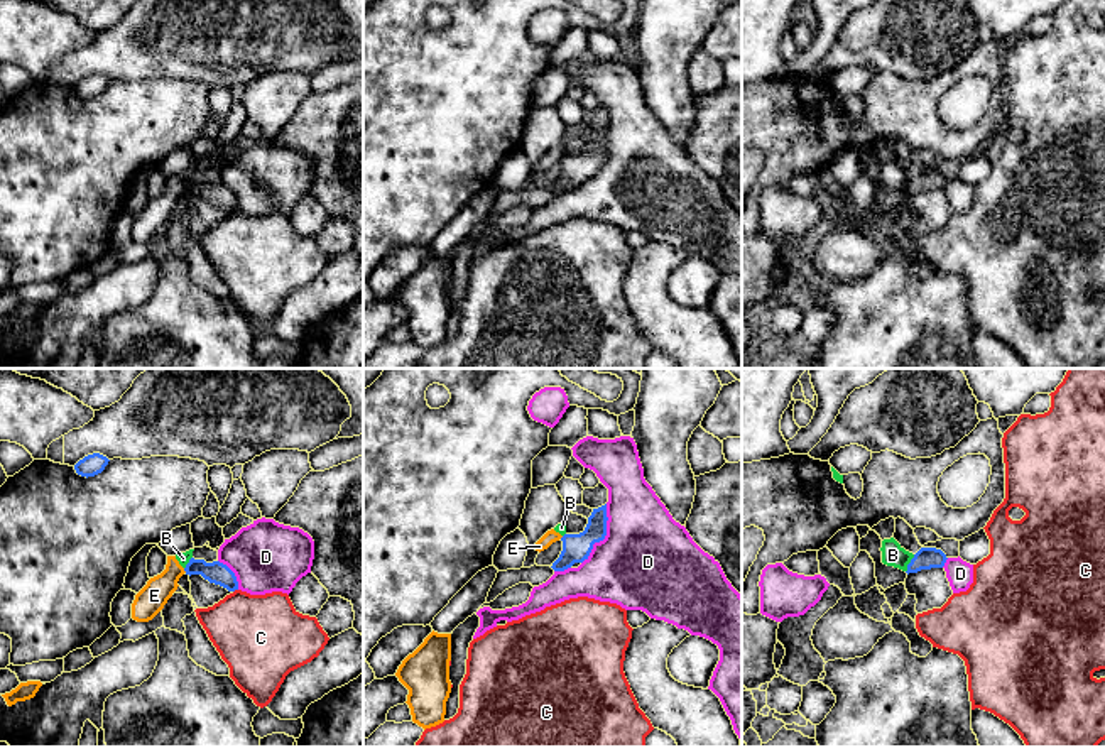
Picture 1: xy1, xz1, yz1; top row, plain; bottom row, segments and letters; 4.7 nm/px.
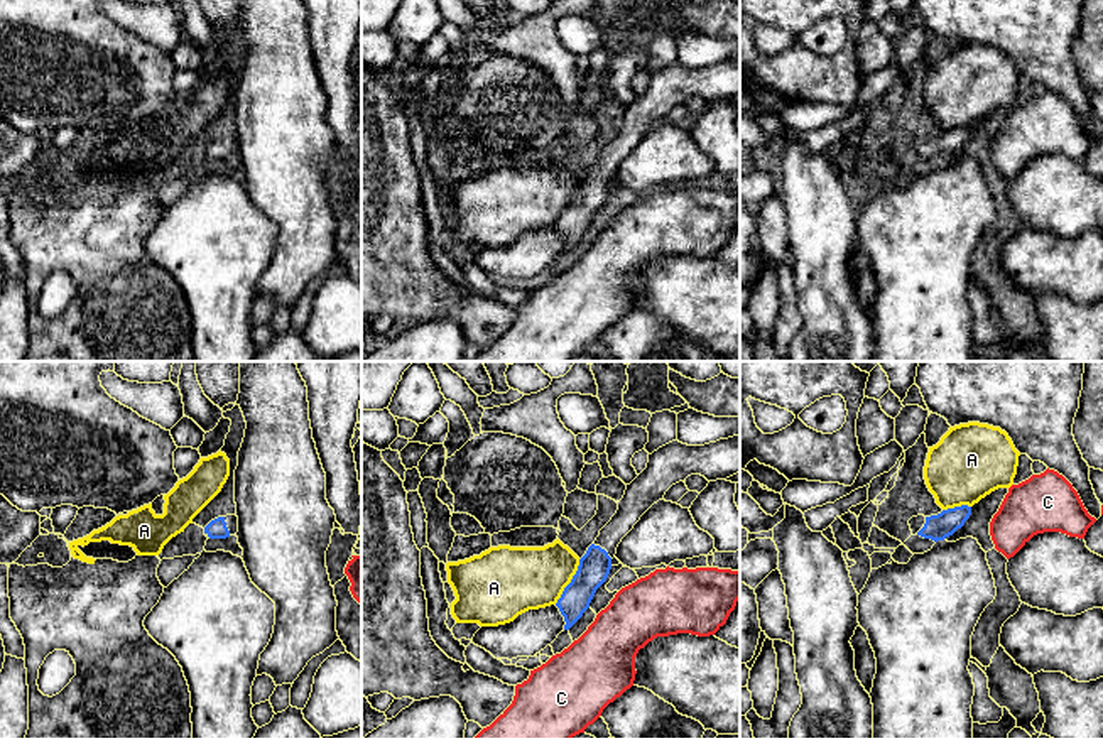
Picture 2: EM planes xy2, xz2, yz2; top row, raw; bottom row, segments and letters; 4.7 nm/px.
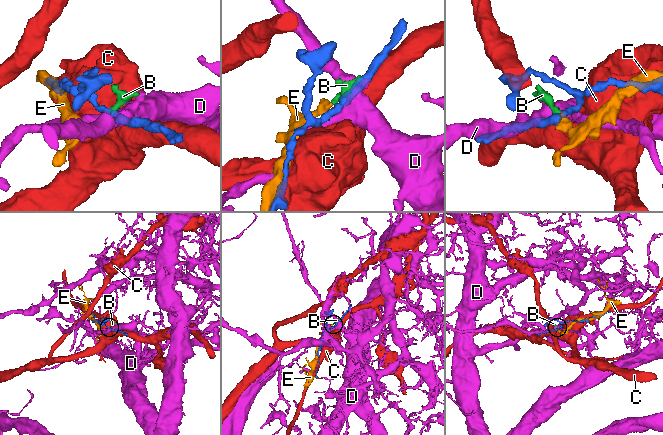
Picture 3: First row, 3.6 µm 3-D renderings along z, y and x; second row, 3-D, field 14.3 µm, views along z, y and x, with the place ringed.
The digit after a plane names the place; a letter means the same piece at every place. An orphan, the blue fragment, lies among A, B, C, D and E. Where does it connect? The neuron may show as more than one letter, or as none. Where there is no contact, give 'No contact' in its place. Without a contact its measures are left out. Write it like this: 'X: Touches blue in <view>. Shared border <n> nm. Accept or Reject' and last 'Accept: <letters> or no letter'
A: Touches blue in xz2. Shared border 240 nm. Reject
B: Touches blue in yz1. Shared border 100 nm. Reject
C: Touches blue in xy1. Shared border 30 nm. Reject
D: Touches blue in xz1. Shared border 320 nm. Reject
E: Touches blue in xy1. Shared border 30 nm. Reject
Accept: no letter

